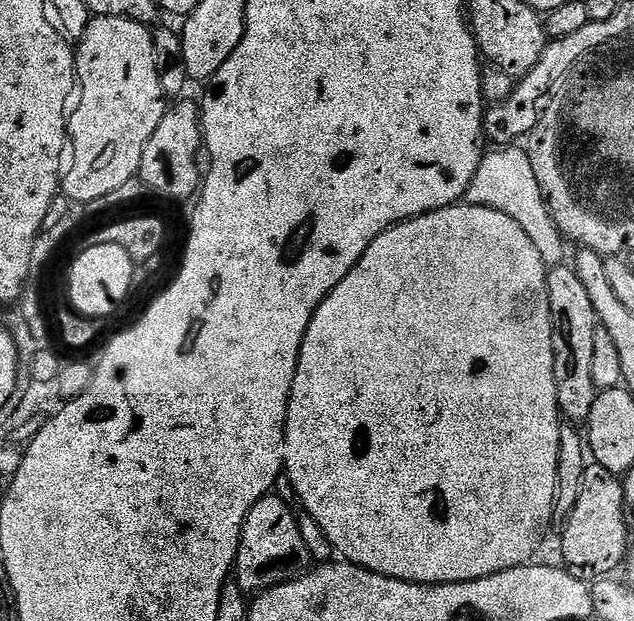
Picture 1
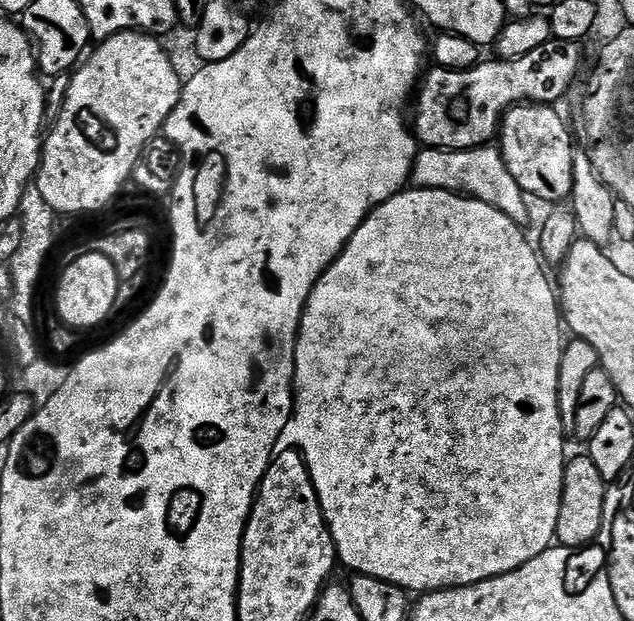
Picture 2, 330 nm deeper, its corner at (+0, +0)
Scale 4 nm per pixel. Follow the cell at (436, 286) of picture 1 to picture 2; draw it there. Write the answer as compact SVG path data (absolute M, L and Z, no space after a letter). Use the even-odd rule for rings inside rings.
M409 187L398 193L394 198L379 204L374 211L358 226L354 238L342 250L342 254L322 274L322 278L314 286L310 298L304 307L300 319L300 332L296 335L296 378L294 381L294 399L292 402L292 420L286 422L283 439L288 440L287 447L304 457L310 478L314 482L314 490L318 494L318 502L322 506L324 521L328 533L336 547L336 554L341 565L349 568L349 573L378 578L387 584L404 589L409 594L427 594L441 592L443 588L465 588L478 582L486 582L495 576L510 574L510 570L518 570L530 562L530 558L538 558L556 540L558 526L558 510L562 502L564 489L564 439L566 433L562 426L560 407L558 406L558 370L562 366L562 354L566 343L566 332L562 327L562 309L558 303L558 292L548 281L545 265L542 263L537 249L524 237L525 229L516 224L502 210L492 204L477 200L467 194L447 192L446 190L430 190L429 188Z

